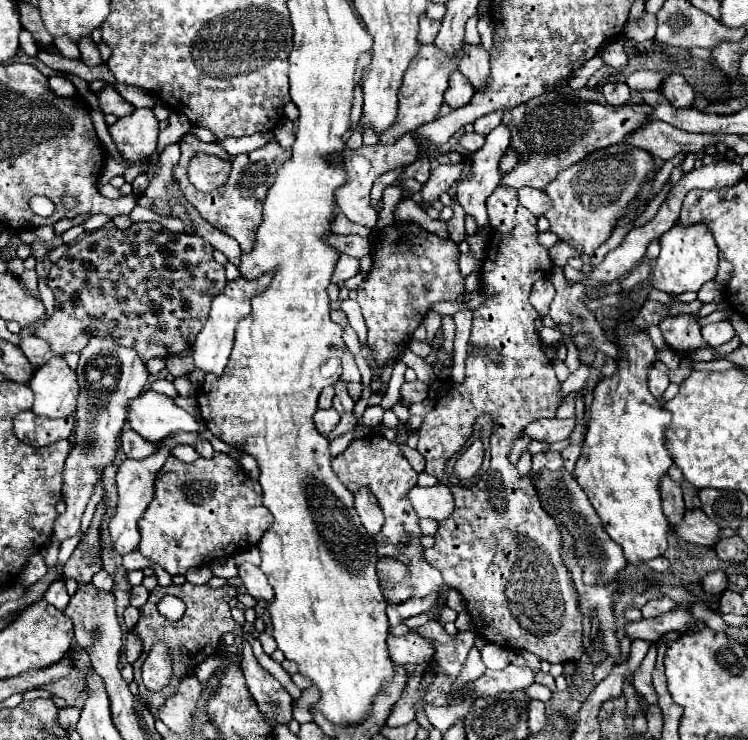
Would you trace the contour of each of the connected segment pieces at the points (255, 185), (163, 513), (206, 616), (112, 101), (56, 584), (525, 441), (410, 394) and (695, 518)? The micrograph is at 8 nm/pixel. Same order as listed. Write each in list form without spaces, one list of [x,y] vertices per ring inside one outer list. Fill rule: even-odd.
[[[186,134],[180,142],[180,150],[182,150],[182,158],[174,170],[174,176],[176,176],[176,182],[180,184],[182,192],[186,194],[188,202],[200,212],[200,216],[204,220],[208,220],[214,228],[222,230],[224,234],[232,236],[242,252],[250,252],[252,246],[254,246],[254,236],[256,236],[256,228],[260,226],[260,220],[262,220],[262,202],[266,198],[266,192],[268,188],[272,186],[272,180],[274,180],[274,172],[282,166],[282,162],[286,158],[290,158],[290,148],[282,148],[278,146],[276,142],[268,142],[264,144],[262,148],[256,148],[252,152],[246,152],[246,154],[238,154],[238,156],[232,156],[228,154],[224,148],[220,148],[218,144],[204,144],[200,142],[198,138],[194,138],[192,134]],[[196,154],[216,154],[218,158],[222,160],[228,160],[232,164],[232,172],[226,180],[224,186],[220,186],[218,190],[212,190],[212,192],[200,192],[194,188],[192,182],[188,182],[188,164],[192,160],[192,156]]]
[[[216,452],[214,458],[198,458],[194,464],[186,464],[176,456],[168,456],[166,464],[154,482],[154,500],[142,514],[142,556],[162,566],[172,576],[186,574],[192,566],[210,564],[220,558],[230,558],[236,550],[254,546],[272,524],[272,514],[262,504],[262,488],[252,480],[242,466],[228,454]]]
[[[182,584],[182,586],[168,586],[168,588],[162,588],[162,586],[156,586],[152,592],[150,592],[150,598],[148,602],[140,608],[140,618],[138,618],[138,624],[134,626],[134,634],[142,640],[142,646],[144,646],[144,652],[140,654],[140,658],[134,662],[134,682],[138,684],[138,698],[149,708],[160,709],[168,699],[168,696],[172,696],[172,692],[176,692],[176,688],[180,686],[180,680],[188,674],[194,674],[194,666],[196,666],[196,658],[198,654],[204,650],[204,660],[214,656],[218,652],[218,646],[222,642],[222,636],[232,632],[232,634],[242,634],[242,626],[238,622],[234,622],[232,614],[230,614],[230,606],[228,606],[228,600],[232,596],[236,596],[236,588],[228,588],[228,586],[222,586],[222,588],[208,588],[208,586],[192,586],[192,584]],[[164,594],[174,594],[174,596],[180,596],[184,602],[186,602],[186,612],[184,612],[184,618],[178,620],[178,622],[170,622],[166,620],[164,616],[160,616],[156,604],[158,600],[164,596]],[[163,641],[169,648],[169,652],[173,658],[173,677],[170,679],[169,684],[162,689],[162,692],[154,694],[150,690],[144,688],[142,684],[142,678],[140,678],[140,666],[144,662],[144,656],[146,656],[146,650],[150,650],[150,646],[154,642]]]
[[[112,86],[100,90],[98,100],[100,100],[100,108],[102,108],[104,114],[116,114],[116,116],[122,118],[122,116],[128,116],[134,110],[134,106],[128,104]]]
[[[54,580],[54,582],[48,586],[48,590],[44,592],[44,600],[50,602],[52,606],[56,606],[58,610],[64,610],[66,604],[68,604],[68,600],[70,600],[70,596],[66,594],[64,580]]]
[[[524,436],[522,438],[517,439],[513,445],[512,450],[509,454],[509,461],[512,464],[516,464],[524,450],[526,450],[528,444],[532,441],[531,438],[528,438],[528,436]]]
[[[420,380],[416,382],[404,382],[400,388],[400,400],[404,404],[414,404],[414,402],[422,402],[428,396],[428,386]]]
[[[700,508],[686,510],[682,524],[674,530],[674,534],[686,542],[692,542],[696,546],[714,546],[720,540],[722,528],[714,524]]]

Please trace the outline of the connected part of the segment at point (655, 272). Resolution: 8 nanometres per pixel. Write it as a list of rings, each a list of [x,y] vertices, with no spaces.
[[[676,224],[660,238],[660,248],[662,248],[660,256],[656,258],[650,272],[650,282],[656,290],[668,294],[698,292],[702,284],[714,280],[718,270],[718,246],[714,244],[714,238],[704,224],[692,224],[692,226]]]

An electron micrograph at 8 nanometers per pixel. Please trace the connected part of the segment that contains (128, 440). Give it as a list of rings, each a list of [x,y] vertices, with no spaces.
[[[124,430],[120,434],[120,446],[126,452],[126,456],[134,458],[134,460],[146,458],[146,456],[150,456],[150,454],[154,454],[158,450],[158,444],[152,444],[152,442],[144,440],[142,436],[138,436],[132,430]]]

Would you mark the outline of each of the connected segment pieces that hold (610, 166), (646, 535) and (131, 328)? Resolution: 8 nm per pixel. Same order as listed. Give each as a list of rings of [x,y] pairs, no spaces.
[[[616,144],[596,150],[578,164],[558,172],[558,176],[544,188],[552,200],[550,210],[544,214],[544,218],[550,222],[550,232],[554,232],[576,252],[592,256],[594,250],[610,238],[626,204],[638,194],[640,184],[652,166],[654,160],[650,152],[630,148],[626,144]]]
[[[628,320],[616,328],[622,362],[618,372],[602,378],[594,388],[590,422],[574,478],[586,492],[608,536],[622,546],[628,564],[642,566],[666,552],[670,524],[662,512],[660,480],[670,470],[672,454],[666,446],[666,428],[672,414],[660,408],[650,394],[646,378],[656,348],[646,332],[636,330]]]
[[[108,222],[94,232],[86,232],[50,268],[48,286],[56,296],[56,310],[44,324],[36,324],[34,332],[38,338],[50,342],[56,354],[80,352],[92,336],[112,336],[116,344],[136,348],[144,362],[184,354],[192,348],[196,334],[204,326],[210,312],[210,302],[228,282],[224,266],[214,260],[212,252],[214,248],[208,240],[170,232],[160,224],[138,222],[128,230],[118,230],[112,222]]]

